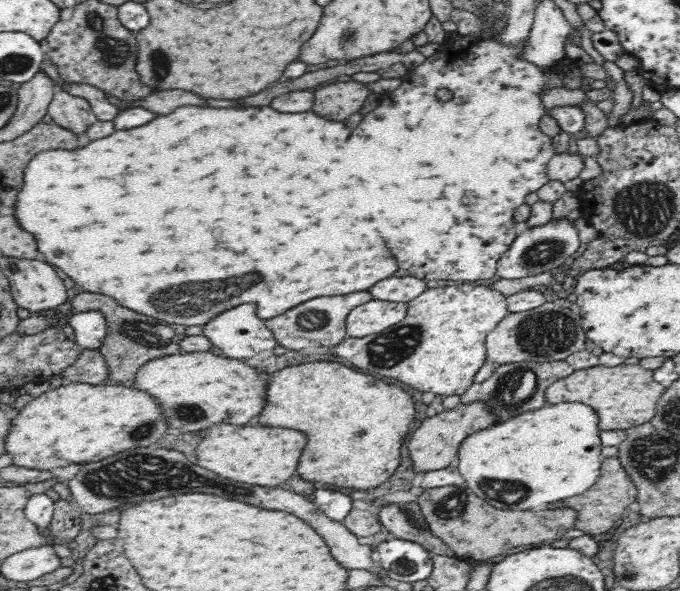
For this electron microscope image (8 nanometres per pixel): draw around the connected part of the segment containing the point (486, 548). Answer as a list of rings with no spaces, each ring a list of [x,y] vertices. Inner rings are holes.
[[[442,486],[424,489],[424,492],[417,496],[415,502],[420,507],[424,520],[428,523],[432,535],[440,538],[450,549],[454,556],[469,560],[471,563],[491,560],[508,554],[512,548],[530,548],[531,545],[544,543],[548,546],[567,530],[574,528],[576,514],[570,508],[557,509],[555,512],[547,512],[548,516],[542,516],[540,510],[524,510],[524,512],[508,512],[508,510],[496,510],[490,504],[482,502],[474,494],[466,500],[458,496],[456,486]],[[464,502],[464,508],[458,506]],[[548,518],[548,520],[546,520]]]

